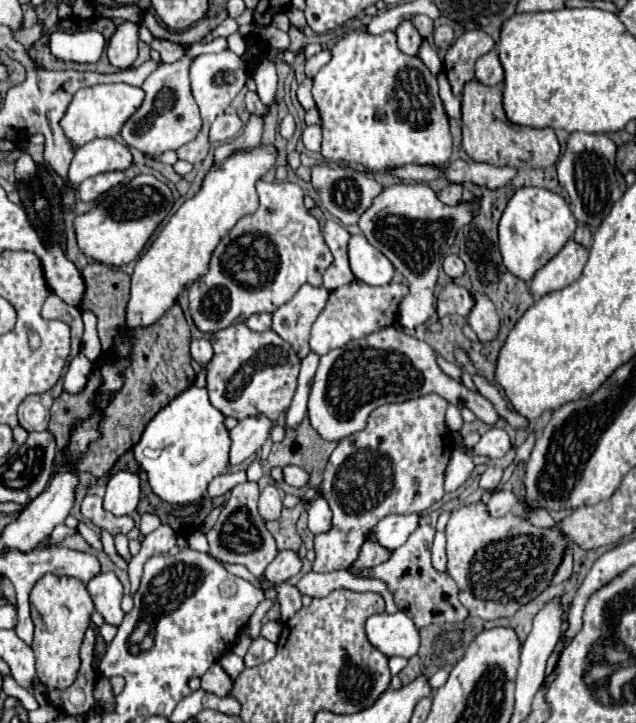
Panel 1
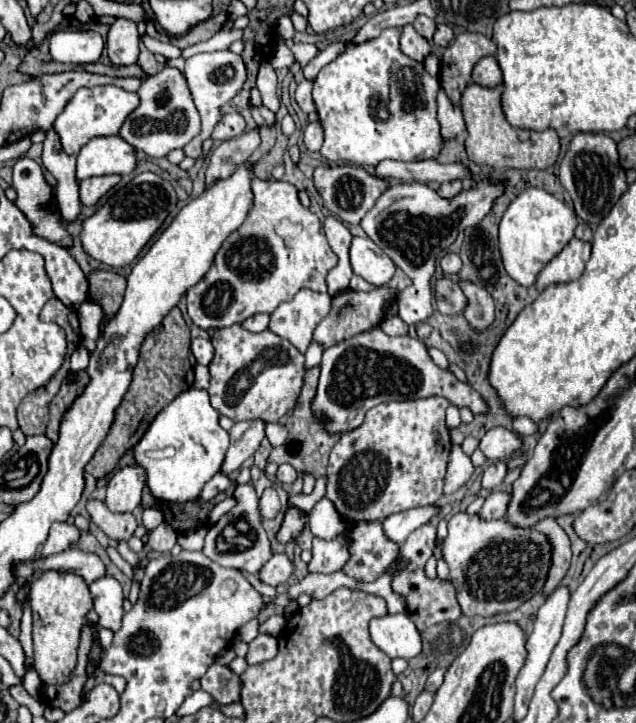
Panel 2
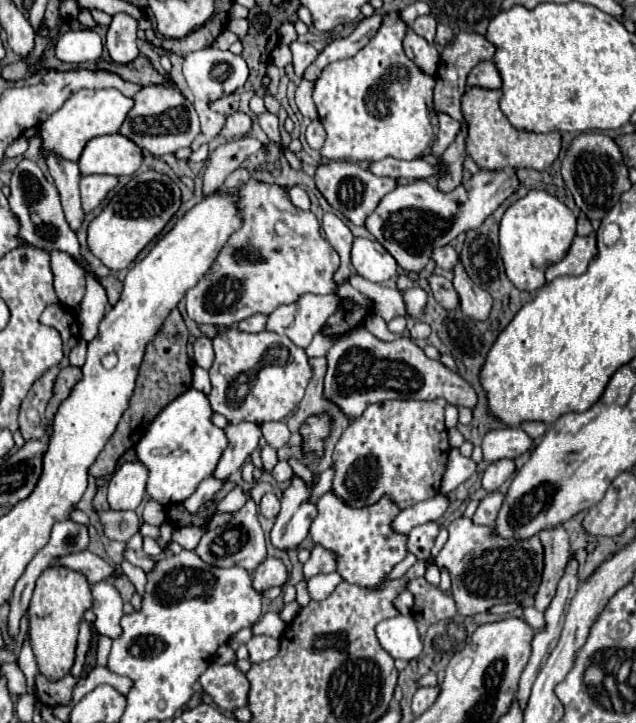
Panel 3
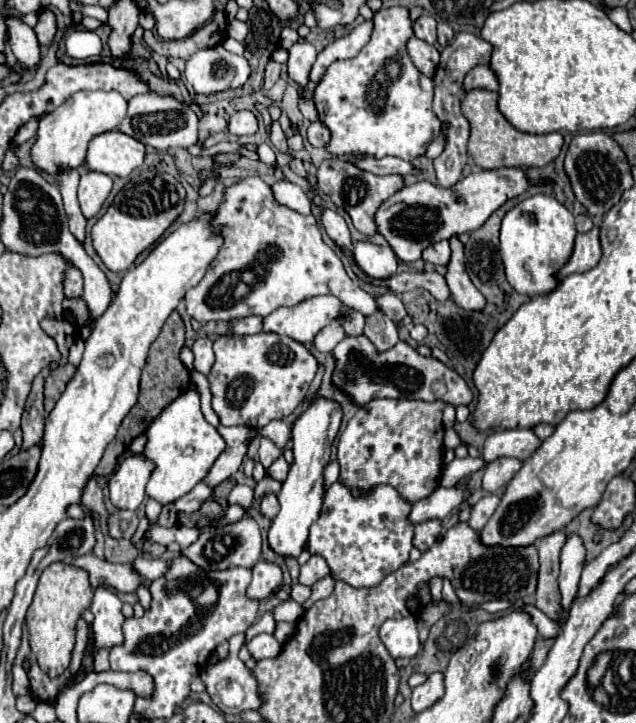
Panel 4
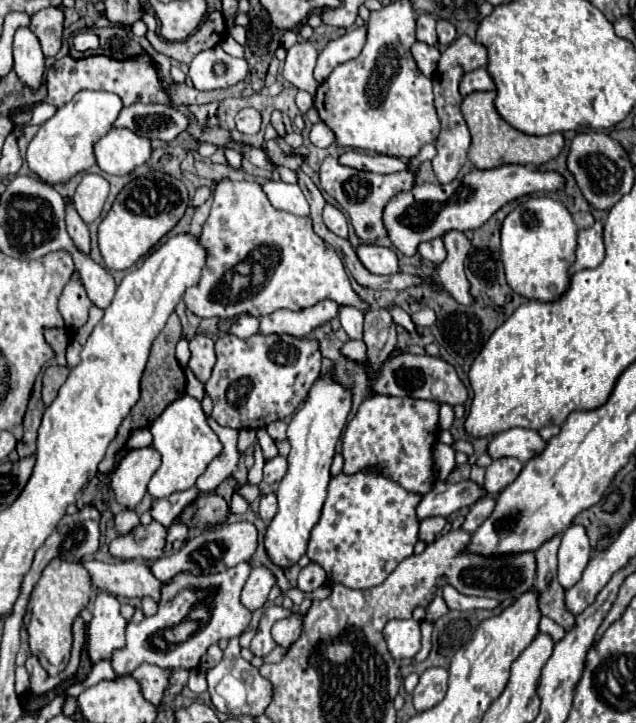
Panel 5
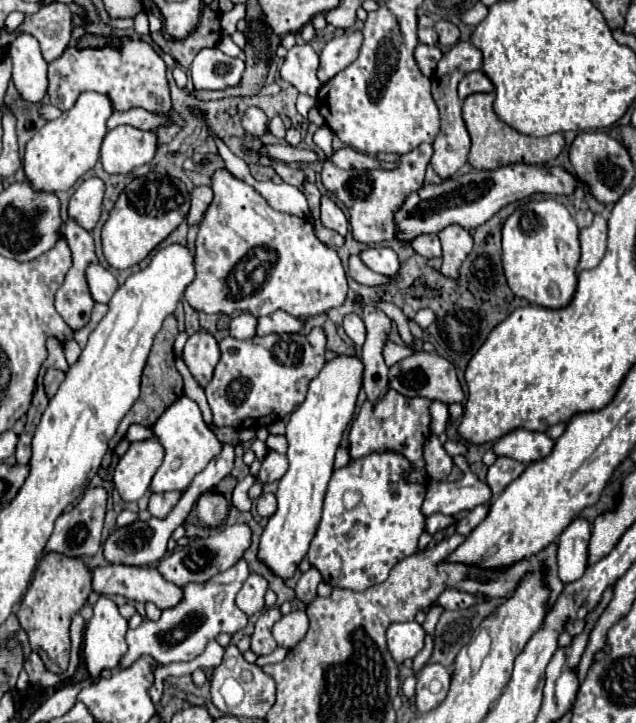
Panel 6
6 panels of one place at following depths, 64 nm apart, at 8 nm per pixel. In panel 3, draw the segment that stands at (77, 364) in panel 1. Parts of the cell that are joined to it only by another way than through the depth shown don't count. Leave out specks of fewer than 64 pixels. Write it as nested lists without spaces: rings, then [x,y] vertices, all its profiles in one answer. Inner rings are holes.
[[[80,340],[80,342],[72,348],[72,352],[70,352],[70,364],[72,364],[72,366],[82,366],[82,364],[84,364],[84,356],[86,356],[86,342]]]

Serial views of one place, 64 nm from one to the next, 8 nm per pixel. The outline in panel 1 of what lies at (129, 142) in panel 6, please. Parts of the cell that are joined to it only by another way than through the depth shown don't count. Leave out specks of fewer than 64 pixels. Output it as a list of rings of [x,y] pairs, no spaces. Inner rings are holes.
[[[96,138],[74,152],[68,180],[78,186],[90,176],[114,170],[128,170],[130,166],[132,154],[128,146],[116,142],[114,138]]]

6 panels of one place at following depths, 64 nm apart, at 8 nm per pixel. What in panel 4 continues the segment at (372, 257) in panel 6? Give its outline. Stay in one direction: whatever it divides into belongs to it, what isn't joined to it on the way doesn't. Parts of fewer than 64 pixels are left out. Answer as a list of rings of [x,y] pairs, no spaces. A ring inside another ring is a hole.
[[[370,242],[354,244],[354,260],[372,278],[390,278],[398,268],[398,258],[390,246],[376,246]]]

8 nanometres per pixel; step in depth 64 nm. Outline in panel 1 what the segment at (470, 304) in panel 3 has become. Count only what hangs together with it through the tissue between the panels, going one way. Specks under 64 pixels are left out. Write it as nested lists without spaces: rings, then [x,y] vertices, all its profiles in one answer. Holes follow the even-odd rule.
[[[476,292],[470,294],[474,298],[474,308],[466,316],[468,324],[482,342],[490,342],[500,328],[500,318],[496,314],[496,308],[492,306],[492,300],[486,294],[476,294]]]

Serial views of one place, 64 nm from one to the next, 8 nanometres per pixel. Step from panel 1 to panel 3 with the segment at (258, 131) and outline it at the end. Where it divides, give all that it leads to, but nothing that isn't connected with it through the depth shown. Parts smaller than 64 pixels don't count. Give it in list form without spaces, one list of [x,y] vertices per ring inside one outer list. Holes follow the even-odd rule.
[[[250,136],[234,140],[234,142],[226,142],[220,148],[216,148],[208,156],[202,194],[214,194],[216,188],[222,186],[226,176],[232,174],[234,170],[238,170],[242,166],[244,158],[250,154],[256,154],[260,148],[262,148],[262,144]]]

